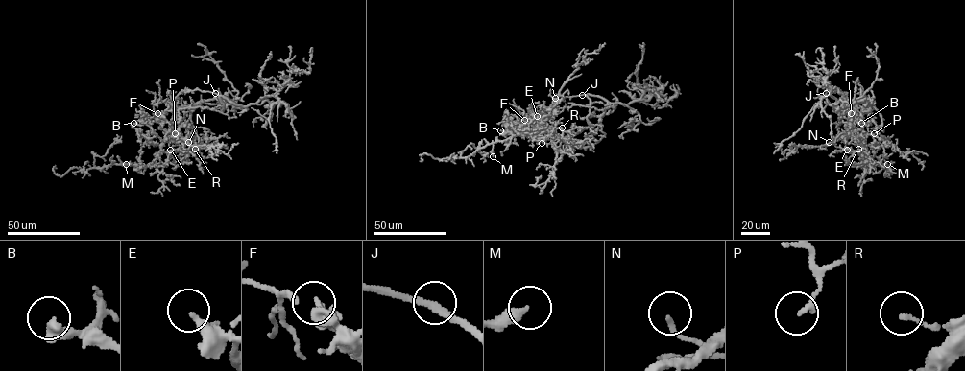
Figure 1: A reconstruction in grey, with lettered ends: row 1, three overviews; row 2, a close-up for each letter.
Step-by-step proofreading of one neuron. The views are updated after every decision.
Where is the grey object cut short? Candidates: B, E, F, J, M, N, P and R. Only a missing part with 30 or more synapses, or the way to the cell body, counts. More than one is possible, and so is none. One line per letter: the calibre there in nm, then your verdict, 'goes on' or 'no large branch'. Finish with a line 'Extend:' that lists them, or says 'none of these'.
B: 420 nm | no large branch
E: 300 nm | no large branch
F: 400 nm | no large branch
J: 200 nm | no large branch
M: 360 nm | no large branch
N: 160 nm | no large branch
P: 150 nm | no large branch
R: 150 nm | no large branch
Extend: none of these

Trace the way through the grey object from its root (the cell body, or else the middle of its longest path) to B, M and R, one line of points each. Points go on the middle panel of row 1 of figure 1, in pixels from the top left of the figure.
B: (557, 134), (523, 127), (500, 130)
M: (557, 134), (540, 130), (495, 141), (493, 156)
R: (557, 134), (540, 130), (528, 135), (539, 135), (562, 127)

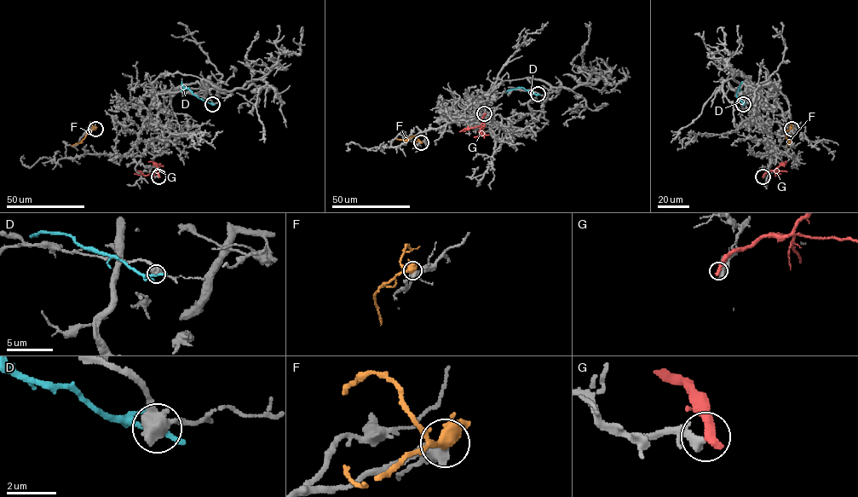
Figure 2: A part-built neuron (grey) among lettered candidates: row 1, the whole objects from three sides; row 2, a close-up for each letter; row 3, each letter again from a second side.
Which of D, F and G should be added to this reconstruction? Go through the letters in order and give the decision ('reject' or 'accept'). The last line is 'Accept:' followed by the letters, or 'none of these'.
D: reject
F: reject
G: reject
Accept: none of these

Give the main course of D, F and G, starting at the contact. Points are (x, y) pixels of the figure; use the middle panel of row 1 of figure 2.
D: (538, 94), (520, 87), (509, 89), (507, 93)
F: (421, 142), (414, 135), (405, 140), (396, 139)
G: (484, 113), (481, 119), (483, 126), (463, 130)

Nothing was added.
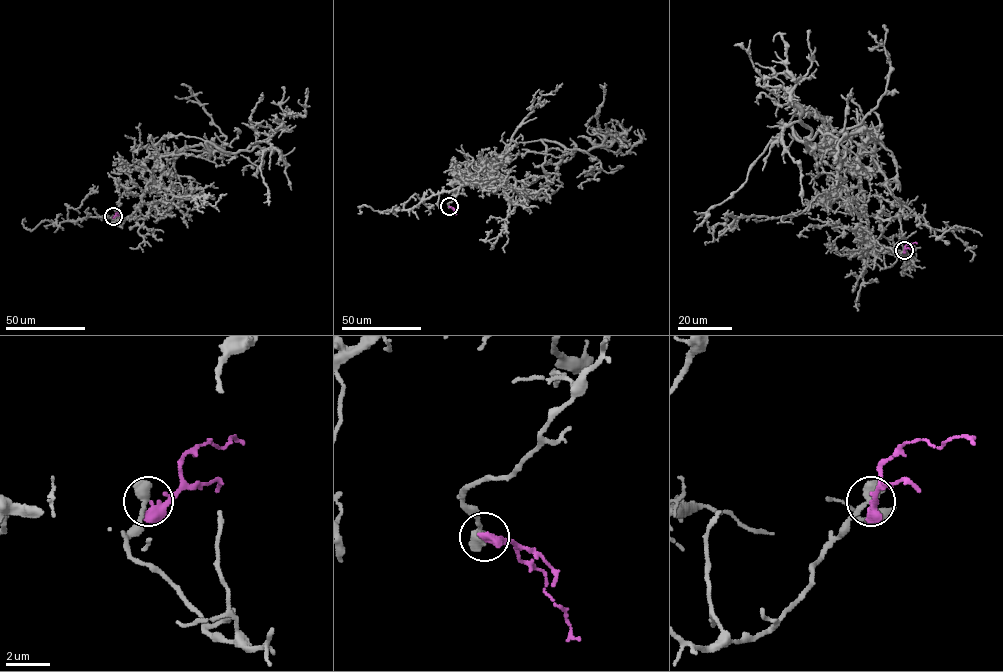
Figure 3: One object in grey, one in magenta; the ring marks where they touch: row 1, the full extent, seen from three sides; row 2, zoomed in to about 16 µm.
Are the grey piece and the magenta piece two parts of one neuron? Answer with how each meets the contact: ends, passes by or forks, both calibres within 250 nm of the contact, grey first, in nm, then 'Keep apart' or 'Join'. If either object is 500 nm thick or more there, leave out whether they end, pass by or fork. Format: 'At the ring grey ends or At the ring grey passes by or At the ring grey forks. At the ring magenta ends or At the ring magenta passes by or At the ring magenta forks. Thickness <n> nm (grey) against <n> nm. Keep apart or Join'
Thickness 600 nm (grey) against 480 nm. Keep apart

